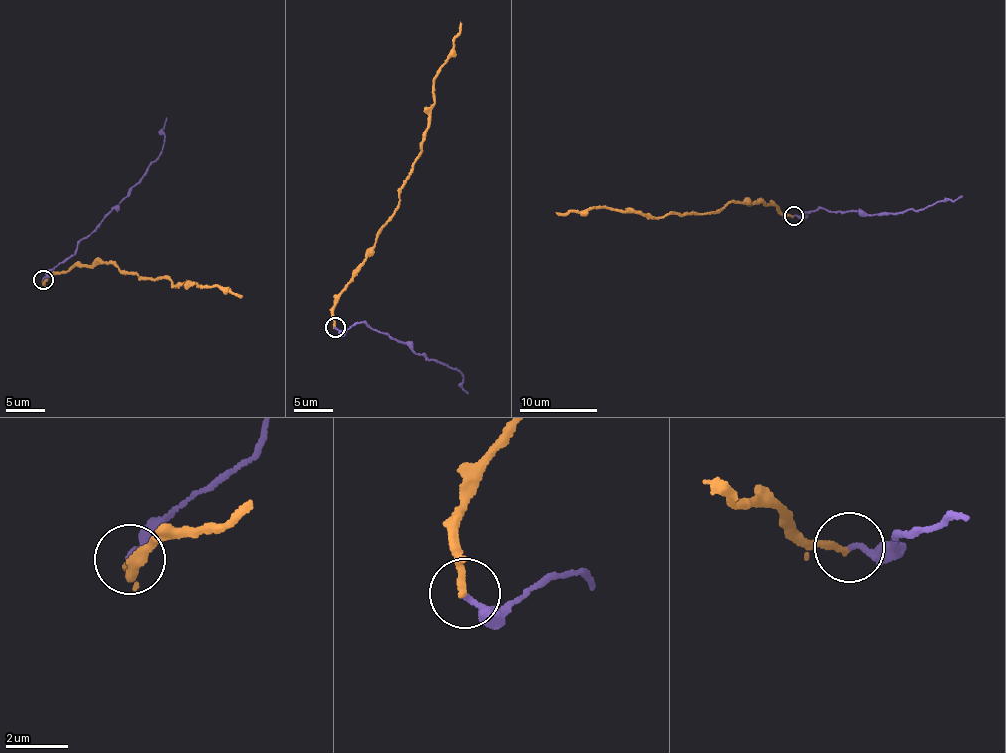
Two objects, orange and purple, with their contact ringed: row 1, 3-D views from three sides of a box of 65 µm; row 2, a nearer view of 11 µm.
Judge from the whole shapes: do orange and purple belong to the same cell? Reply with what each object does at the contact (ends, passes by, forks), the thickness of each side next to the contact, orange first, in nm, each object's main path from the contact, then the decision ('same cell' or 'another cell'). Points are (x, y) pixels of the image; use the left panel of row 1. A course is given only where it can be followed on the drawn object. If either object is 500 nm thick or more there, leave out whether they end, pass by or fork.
orange ends | purple ends | 240/170 nm | orange via (43, 280), (76, 265), (106, 261), (141, 280), (167, 278), (172, 287), (190, 283), (241, 296) | purple via (43, 280), (140, 183), (163, 146), (167, 118) | another cell

